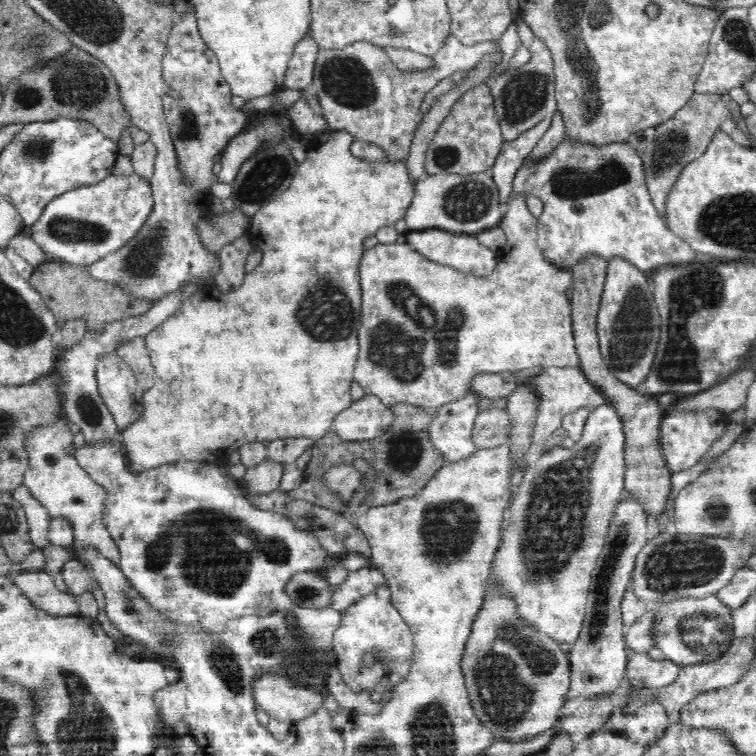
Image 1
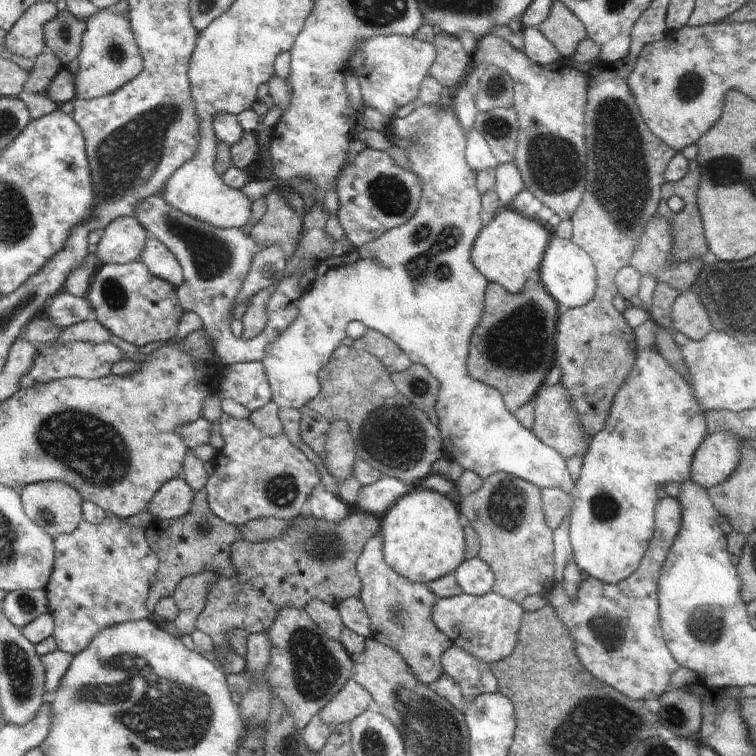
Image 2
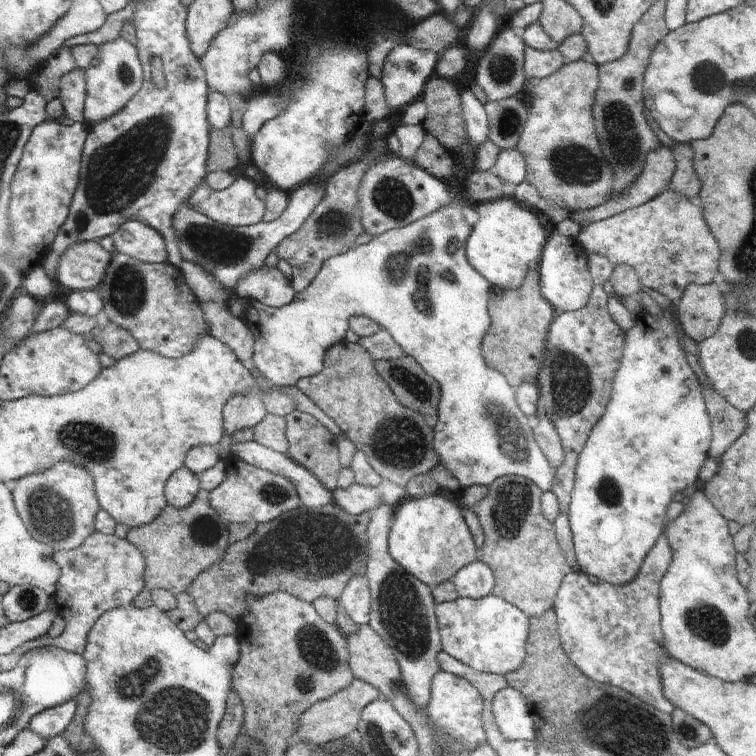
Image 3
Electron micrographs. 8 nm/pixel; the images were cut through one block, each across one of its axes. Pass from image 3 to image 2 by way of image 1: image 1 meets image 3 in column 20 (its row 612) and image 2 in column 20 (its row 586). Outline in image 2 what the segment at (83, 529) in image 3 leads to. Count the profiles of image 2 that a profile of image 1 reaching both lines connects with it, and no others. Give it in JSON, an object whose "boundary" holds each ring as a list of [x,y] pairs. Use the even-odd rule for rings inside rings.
{"boundary":[[[40,482],[40,484],[29,484],[19,489],[22,506],[26,516],[36,526],[39,526],[53,539],[58,535],[69,535],[73,533],[83,521],[82,503],[80,493],[65,482]]]}

